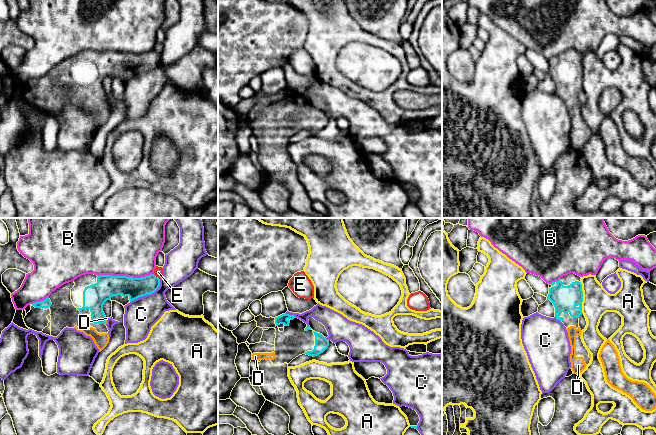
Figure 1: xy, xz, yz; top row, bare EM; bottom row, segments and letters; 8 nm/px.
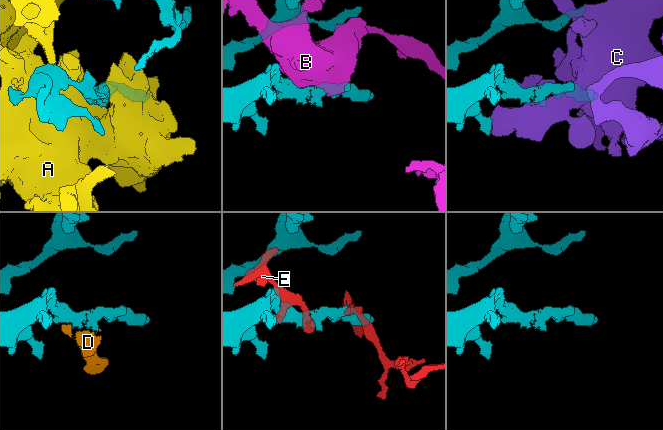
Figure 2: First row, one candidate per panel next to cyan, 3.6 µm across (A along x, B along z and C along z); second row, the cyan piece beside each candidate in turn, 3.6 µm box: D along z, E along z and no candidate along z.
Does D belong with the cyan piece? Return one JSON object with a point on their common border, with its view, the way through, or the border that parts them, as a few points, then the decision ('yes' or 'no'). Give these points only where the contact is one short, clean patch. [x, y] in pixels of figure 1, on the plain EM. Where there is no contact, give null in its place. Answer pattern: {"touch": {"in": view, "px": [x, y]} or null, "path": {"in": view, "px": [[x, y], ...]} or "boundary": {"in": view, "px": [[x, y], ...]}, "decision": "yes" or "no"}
{"touch": {"in": "xy", "px": [104, 97]}, "decision": "yes"}

